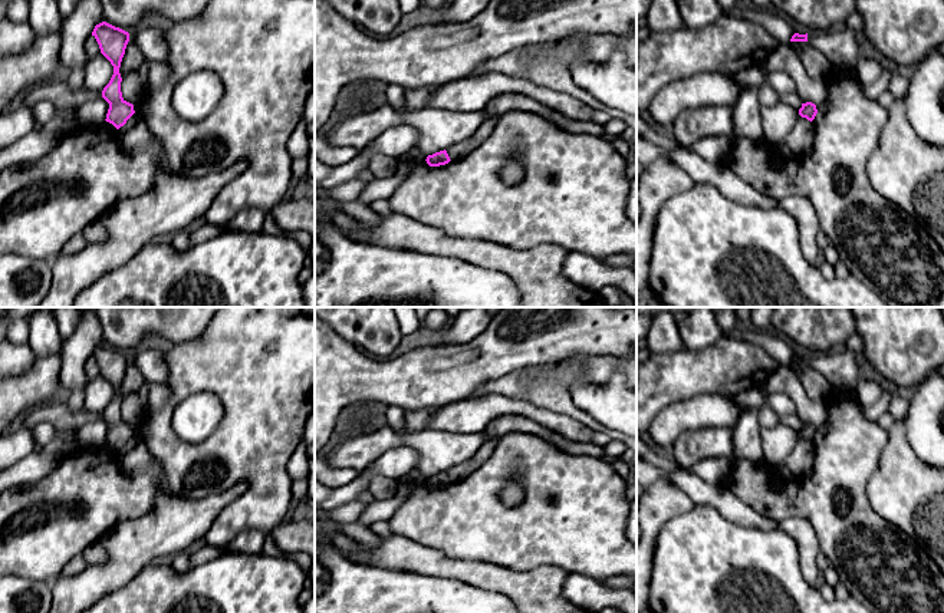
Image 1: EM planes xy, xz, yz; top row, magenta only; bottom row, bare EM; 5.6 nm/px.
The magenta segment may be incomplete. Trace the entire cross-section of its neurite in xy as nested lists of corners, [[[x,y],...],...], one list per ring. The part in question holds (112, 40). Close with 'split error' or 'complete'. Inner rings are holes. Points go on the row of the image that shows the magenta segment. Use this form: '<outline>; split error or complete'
[[[102,22],[95,26],[92,36],[96,39],[101,53],[114,66],[114,75],[109,83],[103,88],[102,98],[109,103],[105,121],[119,129],[135,113],[134,105],[122,98],[122,78],[119,73],[121,62],[129,42],[129,33]]]; complete

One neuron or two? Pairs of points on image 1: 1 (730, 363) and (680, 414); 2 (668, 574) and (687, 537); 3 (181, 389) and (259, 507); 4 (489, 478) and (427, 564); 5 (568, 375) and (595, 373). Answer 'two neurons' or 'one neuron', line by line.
1: two neurons
2: one neuron
3: one neuron
4: two neurons
5: one neuron

